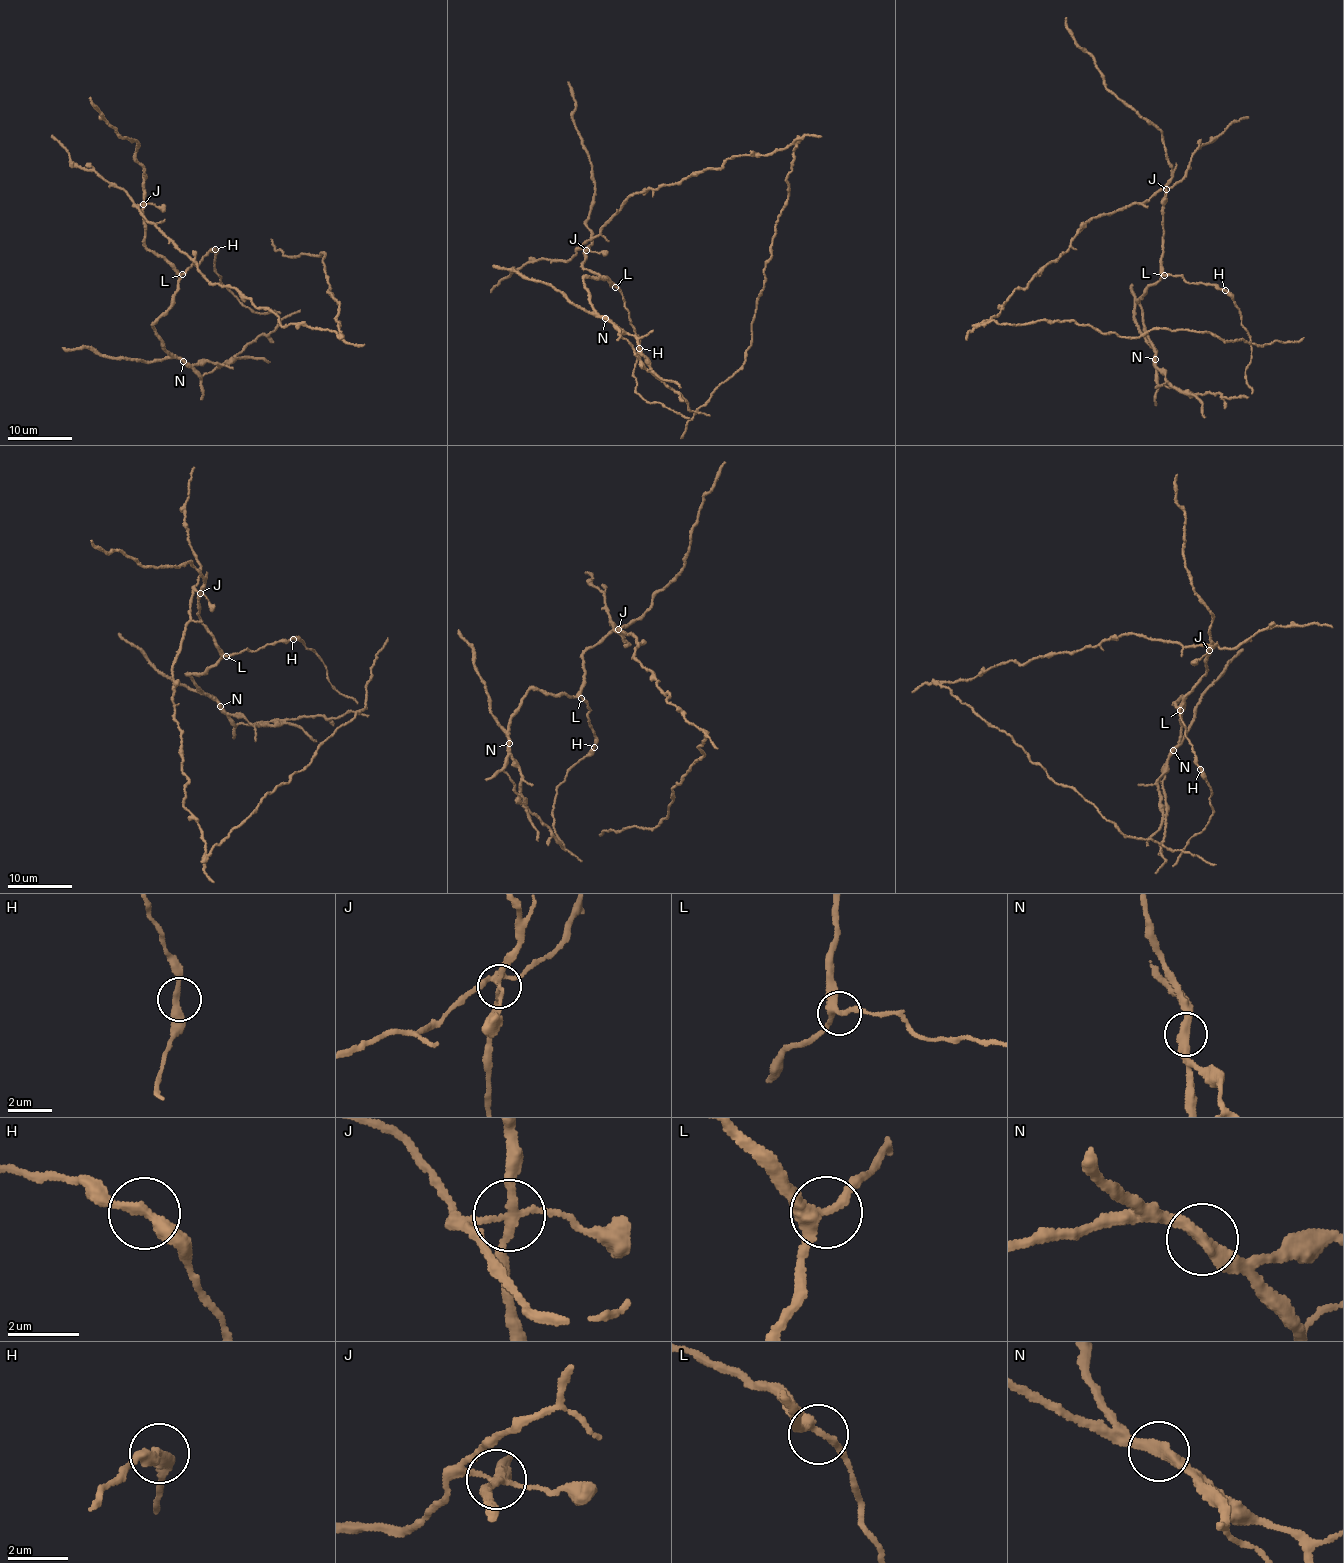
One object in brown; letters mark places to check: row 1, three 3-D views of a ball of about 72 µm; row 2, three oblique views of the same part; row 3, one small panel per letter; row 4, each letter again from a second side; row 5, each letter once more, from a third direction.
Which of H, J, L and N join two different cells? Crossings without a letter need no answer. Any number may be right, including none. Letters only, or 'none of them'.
J, N

